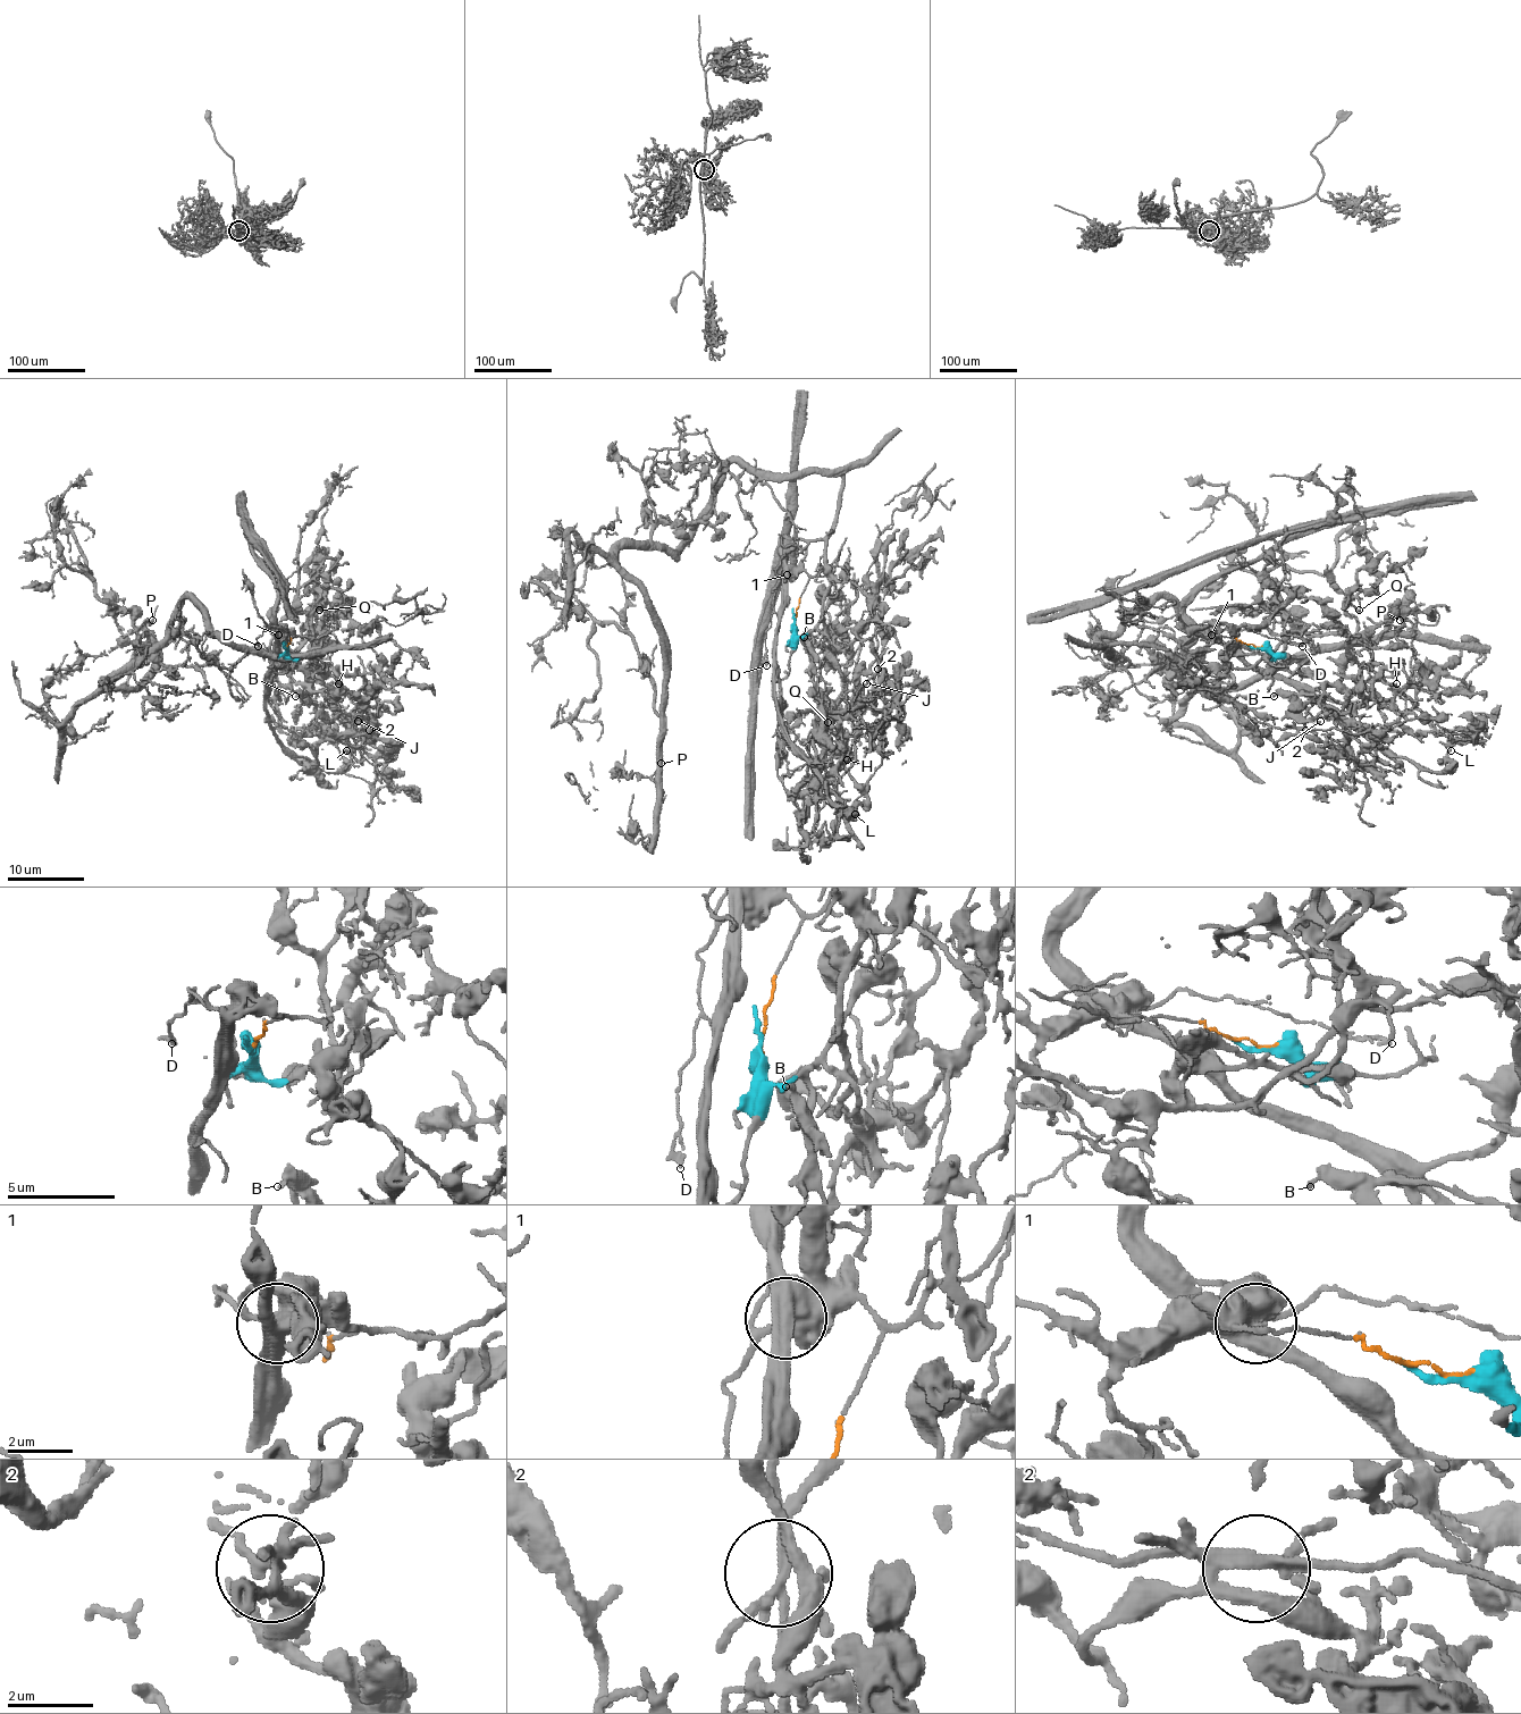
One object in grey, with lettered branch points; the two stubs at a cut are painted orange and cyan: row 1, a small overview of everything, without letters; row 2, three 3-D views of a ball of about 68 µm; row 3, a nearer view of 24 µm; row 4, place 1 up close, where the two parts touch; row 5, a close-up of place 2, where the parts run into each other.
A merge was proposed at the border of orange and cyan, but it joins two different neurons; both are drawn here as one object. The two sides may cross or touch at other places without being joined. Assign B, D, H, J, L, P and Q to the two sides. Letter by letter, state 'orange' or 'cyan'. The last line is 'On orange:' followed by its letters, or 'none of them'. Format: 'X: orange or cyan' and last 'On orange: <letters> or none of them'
B: cyan
D: orange
H: cyan
J: cyan
L: cyan
P: orange
Q: cyan
On orange: D, P

